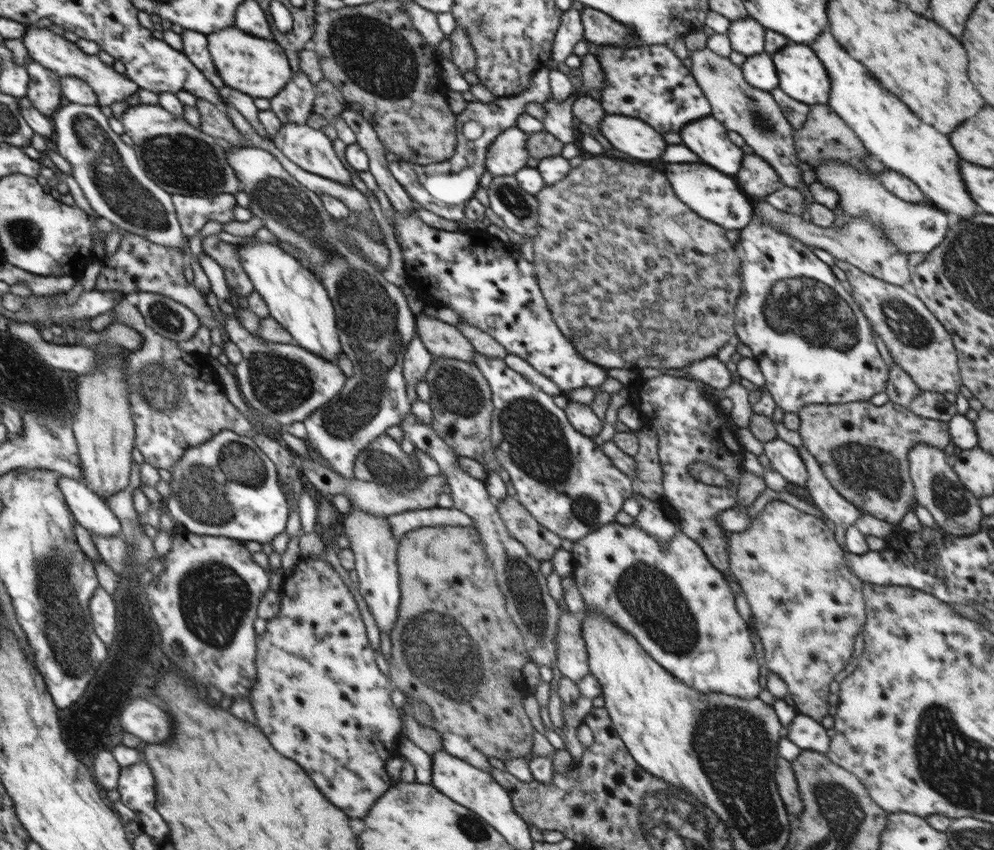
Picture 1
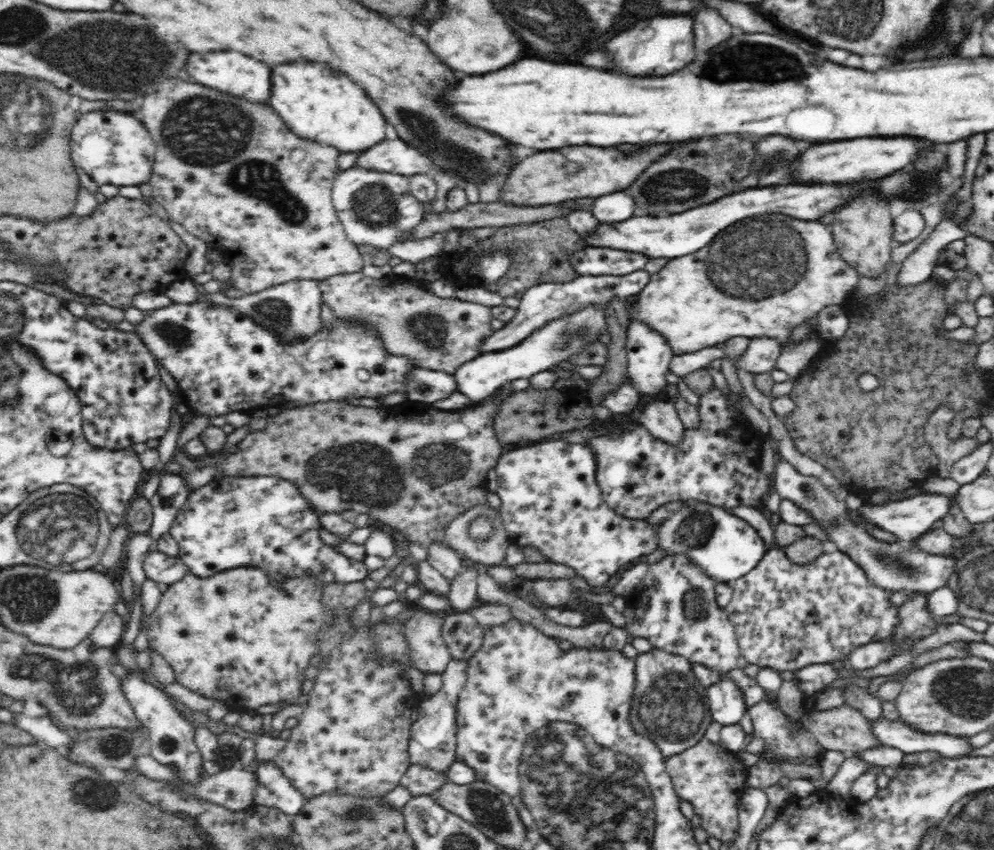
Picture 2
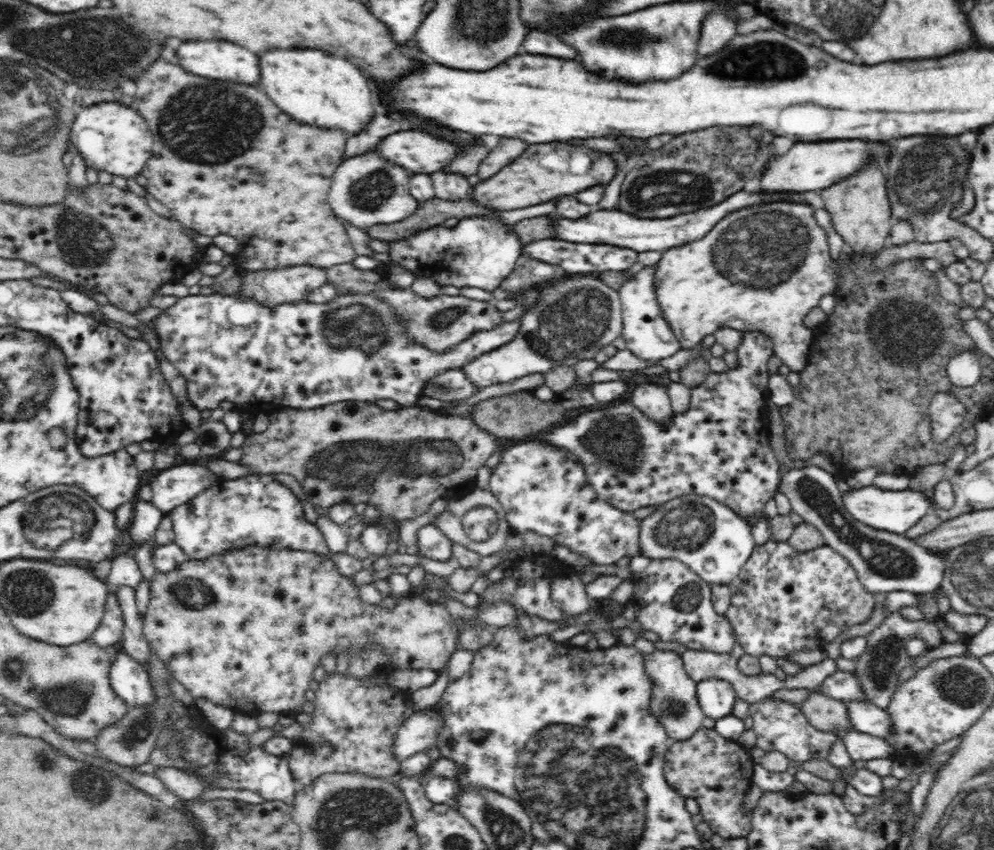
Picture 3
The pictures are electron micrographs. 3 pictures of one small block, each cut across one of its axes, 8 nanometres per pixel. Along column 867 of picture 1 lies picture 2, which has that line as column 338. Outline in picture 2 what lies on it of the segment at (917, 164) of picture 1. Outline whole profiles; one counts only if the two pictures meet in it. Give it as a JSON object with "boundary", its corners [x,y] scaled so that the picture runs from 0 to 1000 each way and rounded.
{"boundary":[[[308,73],[308,75],[284,75],[274,80],[274,108],[272,108],[272,125],[290,147],[293,155],[301,162],[314,165],[327,172],[336,172],[344,180],[364,180],[368,174],[372,176],[376,169],[386,165],[388,144],[378,127],[378,122],[368,113],[368,108],[352,94],[344,82],[334,82],[328,75],[322,73]]]}

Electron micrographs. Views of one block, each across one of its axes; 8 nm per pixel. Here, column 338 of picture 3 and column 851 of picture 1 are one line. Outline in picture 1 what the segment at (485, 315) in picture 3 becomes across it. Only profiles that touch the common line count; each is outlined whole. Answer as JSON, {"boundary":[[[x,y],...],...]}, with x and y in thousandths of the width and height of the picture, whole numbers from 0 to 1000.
{"boundary":[[[842,307],[841,311],[851,321],[857,336],[856,347],[895,413],[900,428],[910,435],[928,460],[961,467],[969,454],[962,412],[955,388],[936,367],[929,353],[908,338],[868,321],[854,308]]]}

